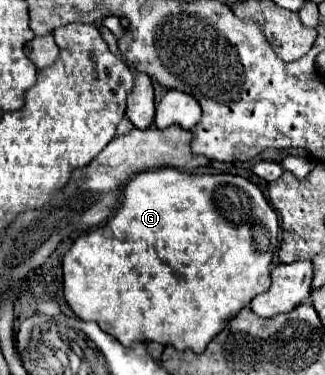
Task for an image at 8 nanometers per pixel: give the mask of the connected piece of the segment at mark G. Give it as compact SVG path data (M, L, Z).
M172 167L142 171L142 175L136 175L122 191L122 203L108 219L108 223L90 233L80 235L72 243L70 251L64 255L62 259L64 297L66 303L72 307L72 311L76 313L76 317L80 317L82 321L98 323L108 335L114 335L122 345L130 345L134 341L144 341L144 343L156 341L162 345L172 345L178 351L192 349L194 353L202 353L210 343L210 339L218 335L242 307L246 307L258 293L264 293L270 287L270 263L276 247L278 247L278 213L268 205L260 187L250 179L244 179L240 175L230 175L230 173L196 175Z

